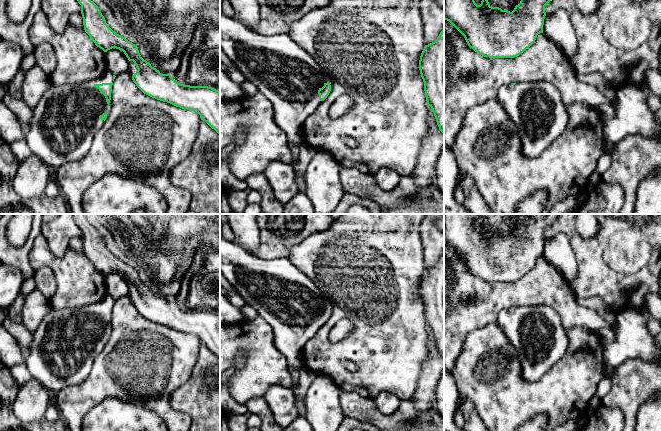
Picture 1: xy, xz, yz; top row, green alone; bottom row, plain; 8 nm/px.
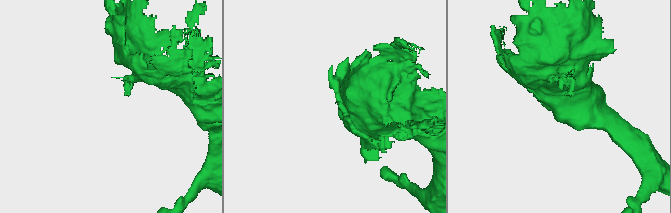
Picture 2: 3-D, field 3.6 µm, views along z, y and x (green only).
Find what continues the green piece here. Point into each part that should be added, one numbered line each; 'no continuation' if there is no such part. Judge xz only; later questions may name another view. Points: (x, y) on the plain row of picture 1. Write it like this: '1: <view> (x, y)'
1: xz (288, 300)

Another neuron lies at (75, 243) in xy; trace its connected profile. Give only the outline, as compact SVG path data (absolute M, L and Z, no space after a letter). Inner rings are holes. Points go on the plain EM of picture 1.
M74 236L69 241L69 247L76 252L84 253L83 242L81 236Z

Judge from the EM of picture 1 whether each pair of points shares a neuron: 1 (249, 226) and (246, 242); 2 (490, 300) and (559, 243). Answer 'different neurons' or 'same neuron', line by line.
1: same neuron
2: different neurons

